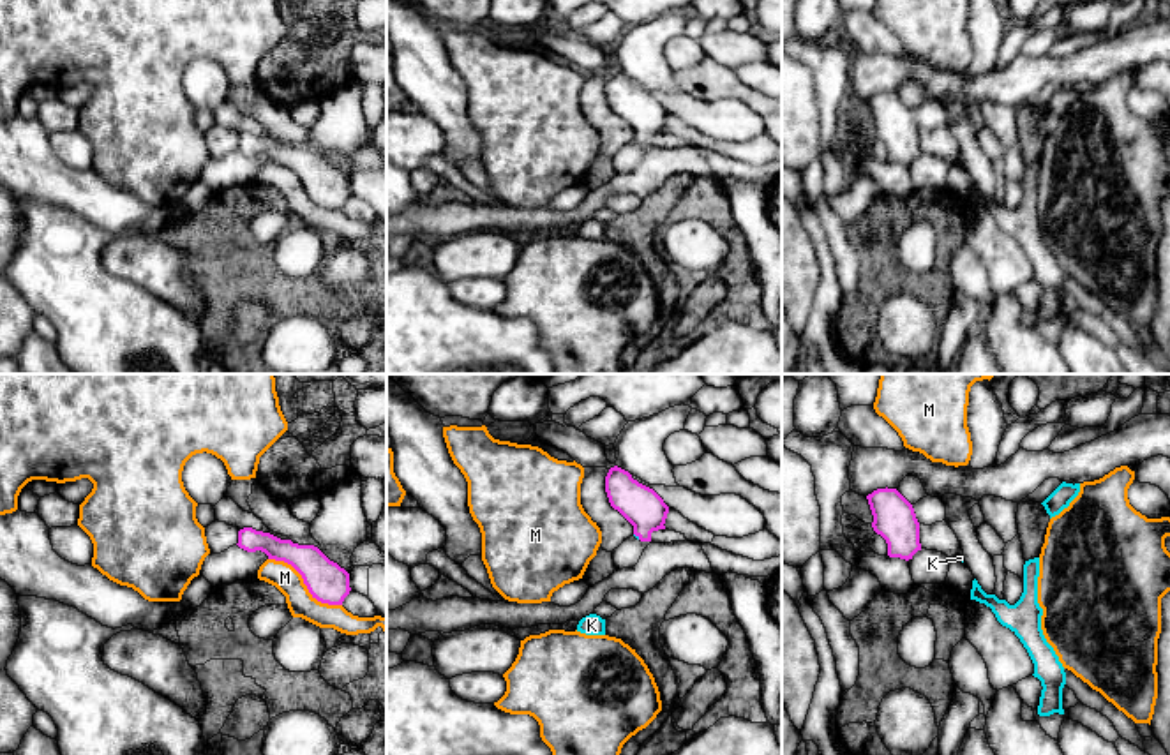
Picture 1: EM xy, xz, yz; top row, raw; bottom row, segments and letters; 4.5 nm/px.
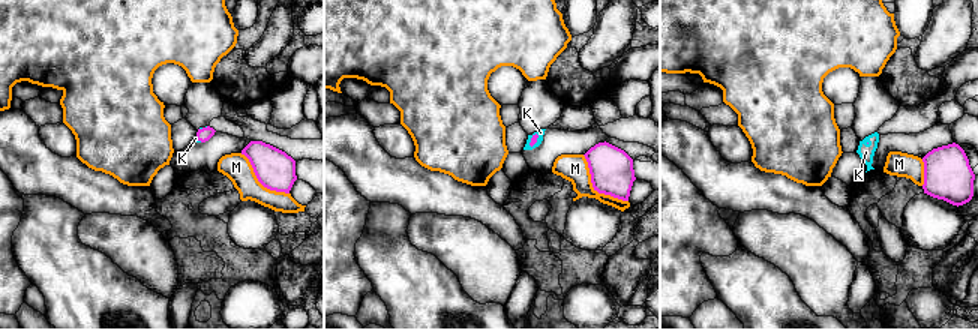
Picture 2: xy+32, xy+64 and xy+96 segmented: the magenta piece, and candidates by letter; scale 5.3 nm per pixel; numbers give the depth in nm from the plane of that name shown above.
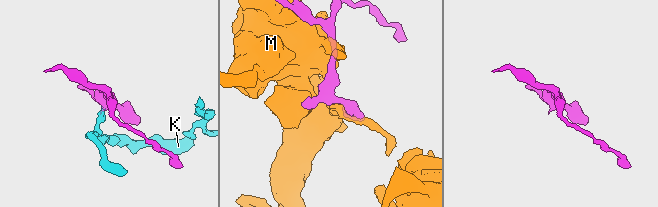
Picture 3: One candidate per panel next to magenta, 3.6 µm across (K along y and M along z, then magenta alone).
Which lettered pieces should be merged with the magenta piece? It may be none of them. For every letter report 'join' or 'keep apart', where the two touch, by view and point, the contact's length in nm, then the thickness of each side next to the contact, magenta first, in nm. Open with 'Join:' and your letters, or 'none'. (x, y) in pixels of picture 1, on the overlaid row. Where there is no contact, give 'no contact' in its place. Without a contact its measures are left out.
Join: K
K: join; contact xz (637, 535); length 40 nm; calibres 180 and 20 nm
M: keep apart; contact xy (304, 583); length 400 nm; calibres 180 and 120 nm

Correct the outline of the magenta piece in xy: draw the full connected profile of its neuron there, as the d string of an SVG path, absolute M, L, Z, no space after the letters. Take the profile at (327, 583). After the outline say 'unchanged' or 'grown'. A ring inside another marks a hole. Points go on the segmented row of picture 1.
M252 527L238 531L236 545L247 552L261 550L268 559L291 564L302 575L312 598L321 603L342 605L351 591L349 573L314 545L298 545Z; unchanged

